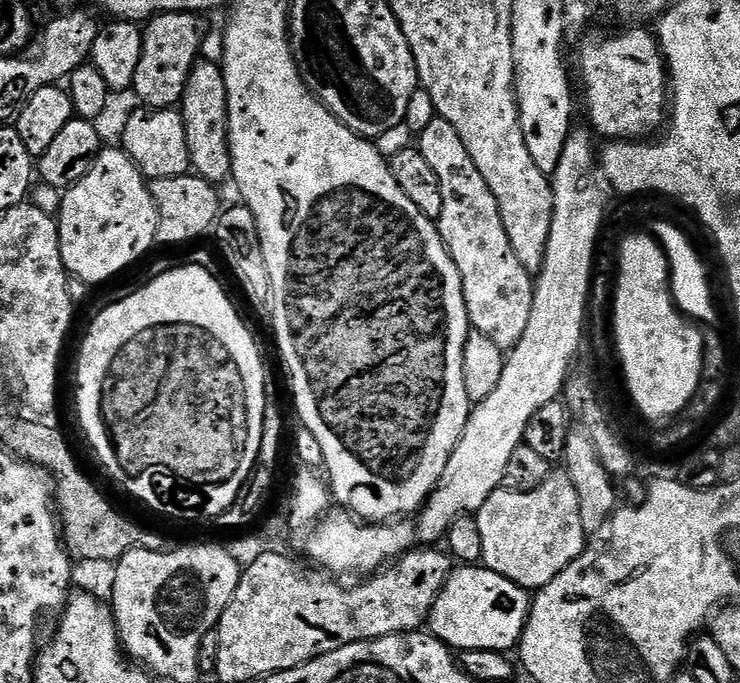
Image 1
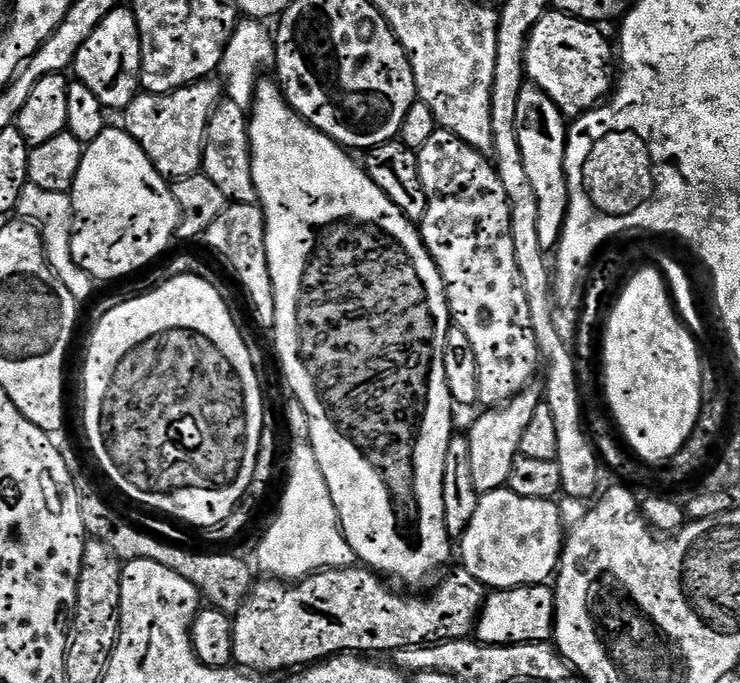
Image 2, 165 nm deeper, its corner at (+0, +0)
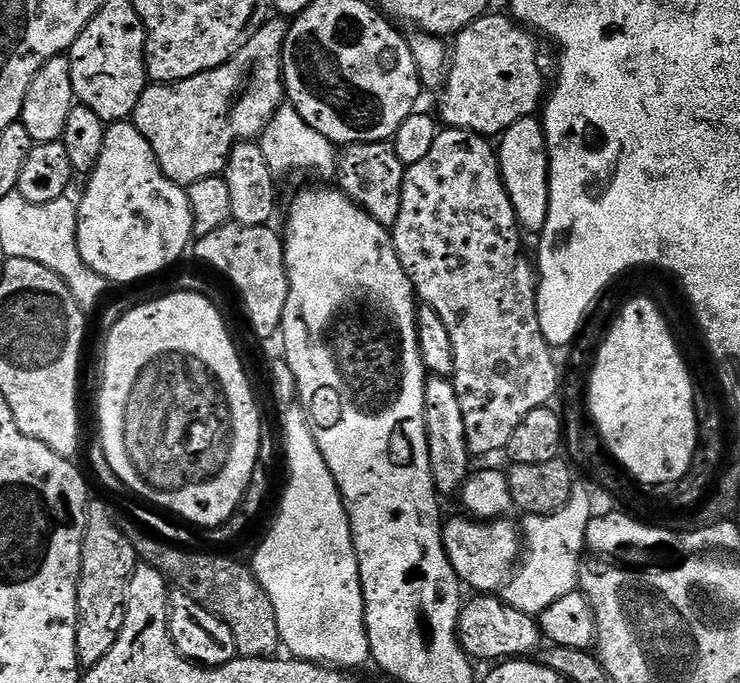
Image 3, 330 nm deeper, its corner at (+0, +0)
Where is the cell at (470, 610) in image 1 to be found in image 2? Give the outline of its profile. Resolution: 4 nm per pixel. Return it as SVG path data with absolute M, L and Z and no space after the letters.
M530 584L527 588L502 588L487 593L484 609L474 629L482 644L521 644L548 642L556 626L556 594L548 584Z

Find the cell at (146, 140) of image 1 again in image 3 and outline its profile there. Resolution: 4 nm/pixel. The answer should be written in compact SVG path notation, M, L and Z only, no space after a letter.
M269 18L263 26L222 66L194 78L179 80L176 84L152 84L145 88L138 106L133 110L130 120L136 129L150 142L154 158L170 178L170 182L187 186L202 182L202 178L219 176L228 165L232 147L241 142L252 142L260 136L271 122L281 105L285 103L284 90L284 43L288 33L289 21L284 18Z

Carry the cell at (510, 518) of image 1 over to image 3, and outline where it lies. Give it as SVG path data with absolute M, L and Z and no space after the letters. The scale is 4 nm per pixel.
M472 518L452 520L443 525L444 549L450 558L450 566L458 574L461 585L468 584L476 594L492 594L503 589L512 575L522 551L522 532L508 521L497 518L487 522L477 522Z

